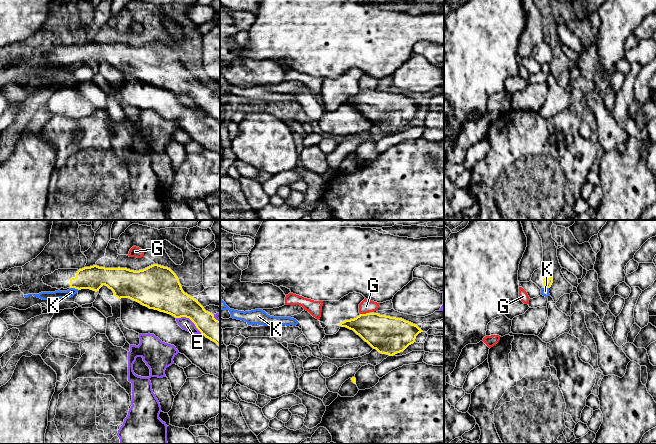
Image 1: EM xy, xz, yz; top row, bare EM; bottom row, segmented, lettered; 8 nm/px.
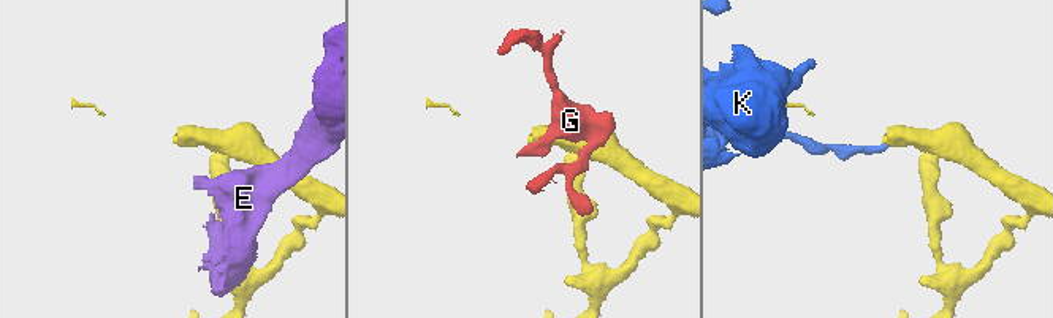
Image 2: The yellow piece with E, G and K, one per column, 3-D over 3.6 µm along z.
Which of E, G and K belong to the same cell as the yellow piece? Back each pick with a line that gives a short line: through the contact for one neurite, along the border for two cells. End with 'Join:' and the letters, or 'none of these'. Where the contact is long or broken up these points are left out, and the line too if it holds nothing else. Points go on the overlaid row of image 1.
Join: none of these

